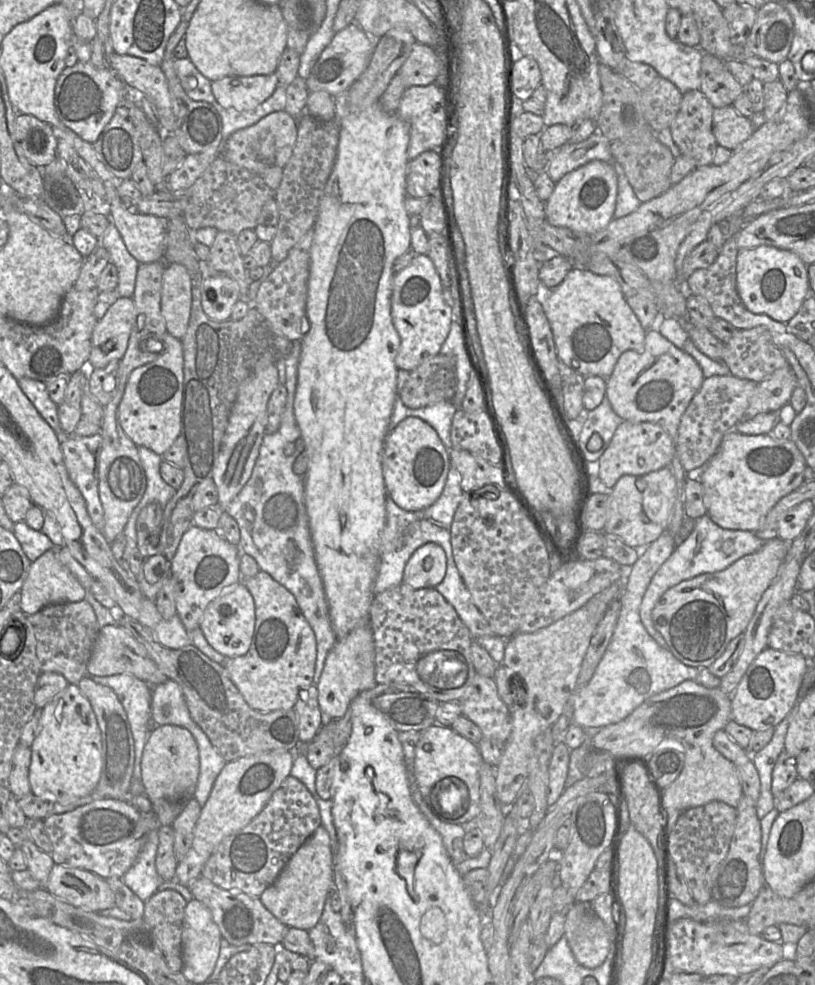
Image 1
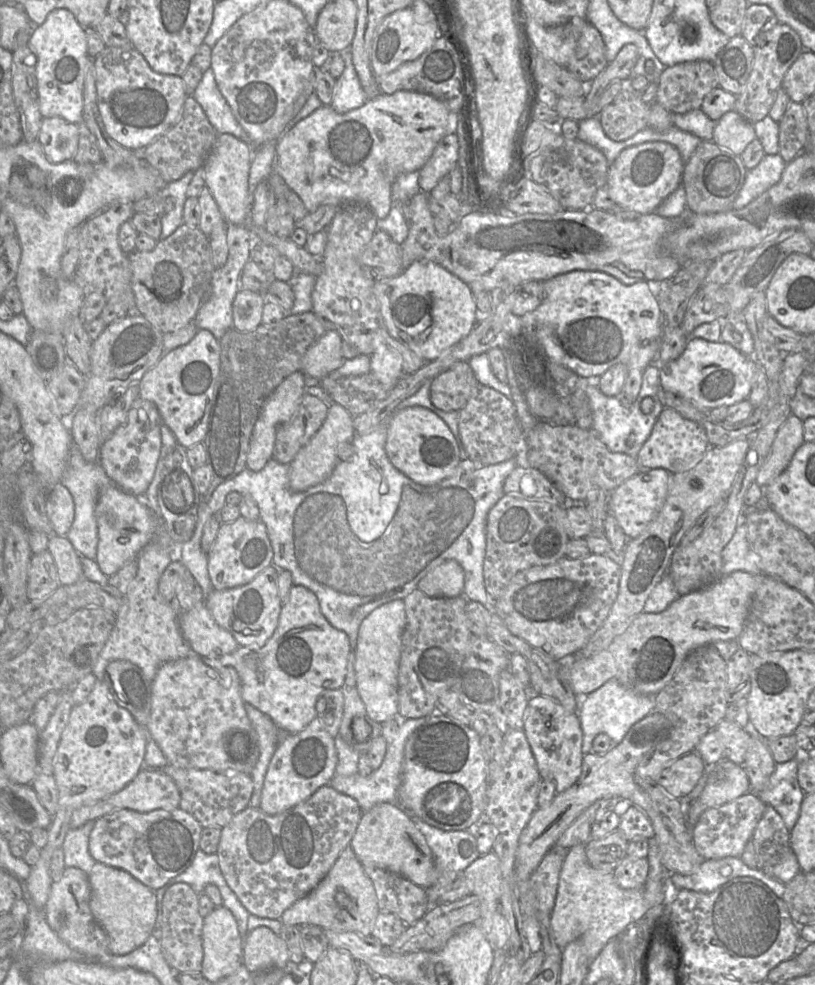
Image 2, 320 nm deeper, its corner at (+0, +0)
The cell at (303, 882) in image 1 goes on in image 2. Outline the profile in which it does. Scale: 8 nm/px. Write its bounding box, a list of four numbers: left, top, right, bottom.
[280,846,381,936]

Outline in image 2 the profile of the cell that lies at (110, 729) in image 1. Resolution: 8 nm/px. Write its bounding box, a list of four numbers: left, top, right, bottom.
[102,660,152,728]

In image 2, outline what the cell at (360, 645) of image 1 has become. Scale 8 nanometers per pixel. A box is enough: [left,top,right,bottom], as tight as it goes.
[354,600,405,723]

